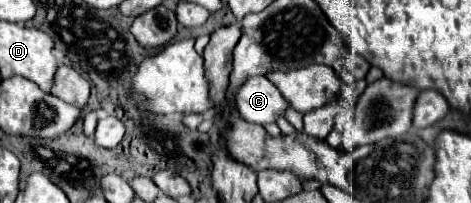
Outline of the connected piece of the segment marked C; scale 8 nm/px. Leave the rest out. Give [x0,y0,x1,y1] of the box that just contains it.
[235,76,289,126]

